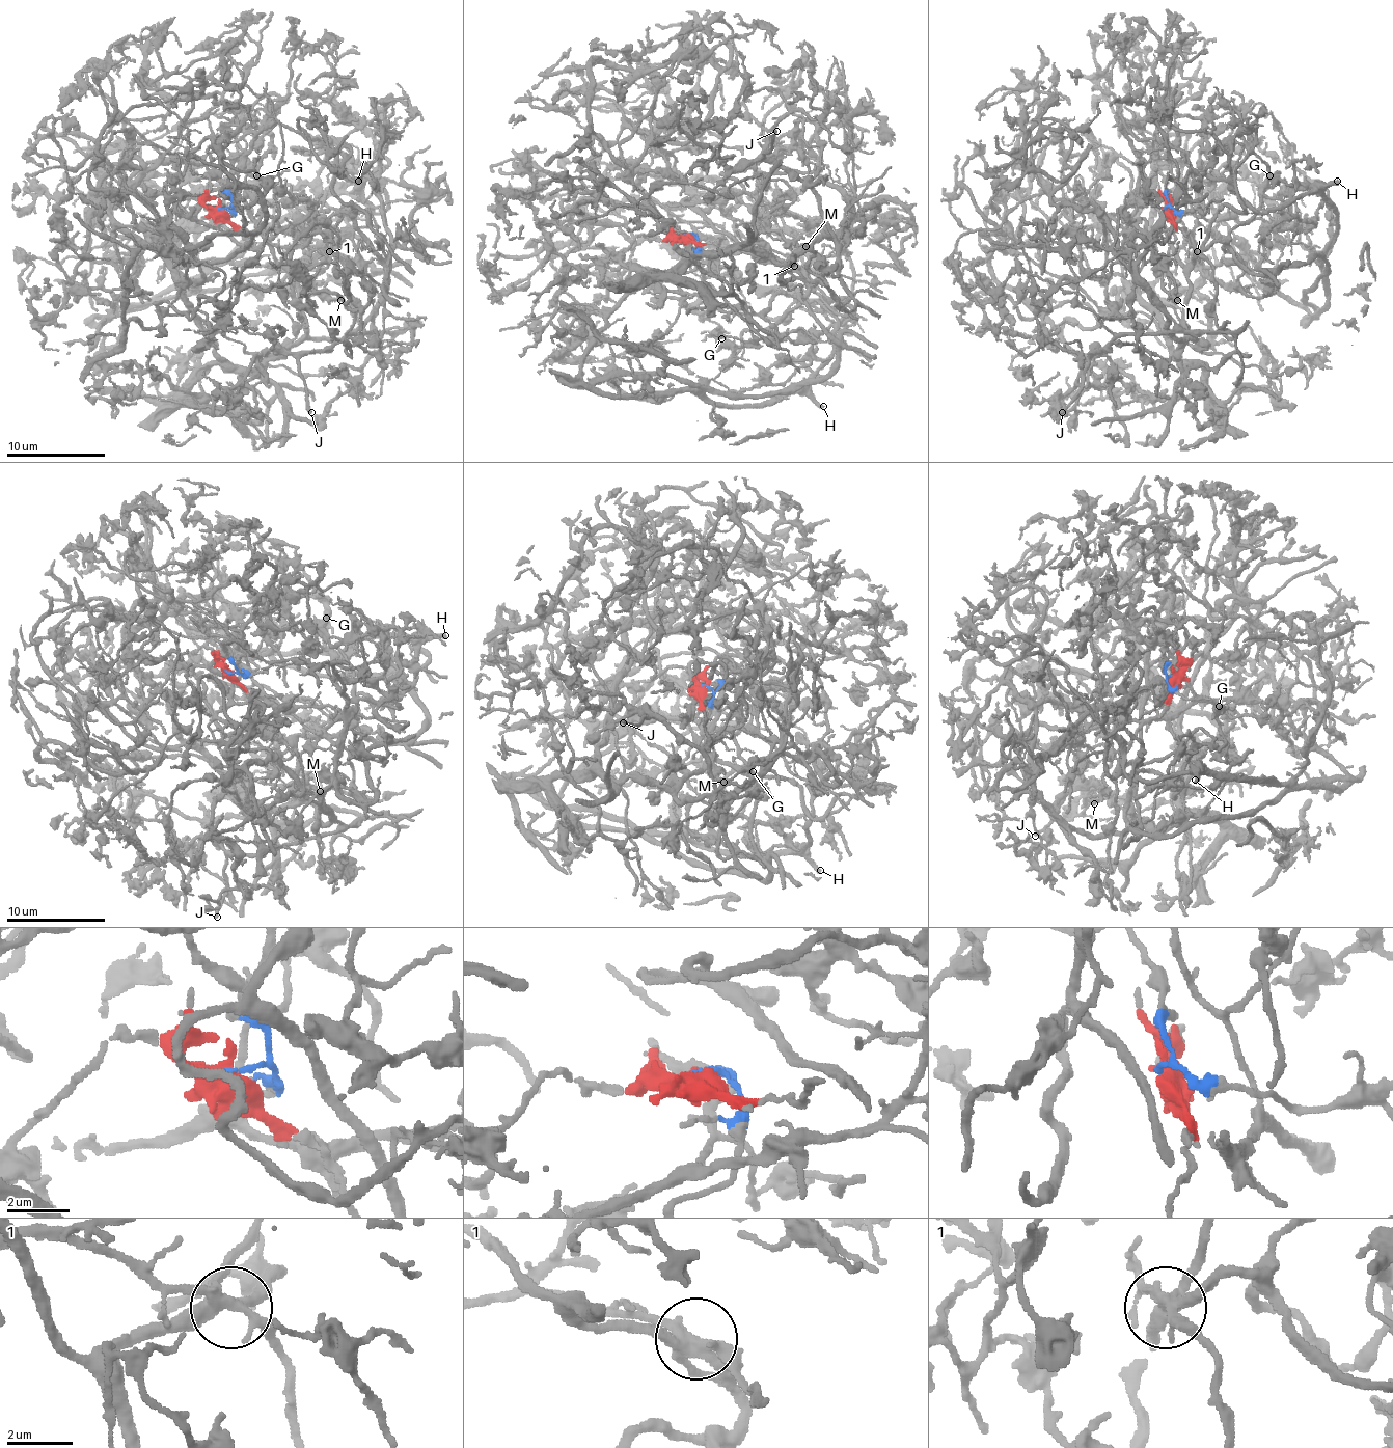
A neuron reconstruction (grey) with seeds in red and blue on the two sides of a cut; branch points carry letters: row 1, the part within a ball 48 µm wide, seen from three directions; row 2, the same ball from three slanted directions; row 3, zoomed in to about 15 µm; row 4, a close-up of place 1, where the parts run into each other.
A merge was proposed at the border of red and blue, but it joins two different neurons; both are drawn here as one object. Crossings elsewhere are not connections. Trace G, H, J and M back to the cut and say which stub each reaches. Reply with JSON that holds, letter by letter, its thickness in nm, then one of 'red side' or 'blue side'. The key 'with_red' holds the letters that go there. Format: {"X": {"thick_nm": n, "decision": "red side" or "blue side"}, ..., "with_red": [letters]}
{"G": {"thick_nm": 440, "decision": "red side"}, "H": {"thick_nm": 340, "decision": "blue side"}, "J": {"thick_nm": 240, "decision": "blue side"}, "M": {"thick_nm": 180, "decision": "red side"}, "with_red": ["G", "M"]}

